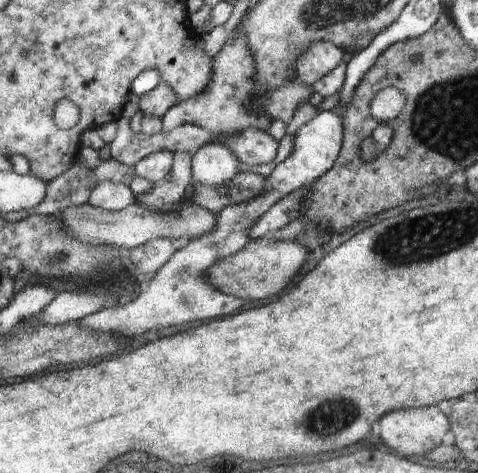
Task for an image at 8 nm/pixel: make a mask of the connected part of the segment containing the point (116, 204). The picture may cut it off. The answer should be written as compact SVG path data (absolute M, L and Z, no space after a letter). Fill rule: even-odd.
M113 181L101 182L93 188L89 203L108 211L120 211L138 202L130 185L115 184Z

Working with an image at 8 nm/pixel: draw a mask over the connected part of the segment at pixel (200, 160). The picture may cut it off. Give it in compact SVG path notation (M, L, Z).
M207 143L192 154L191 172L195 182L217 186L239 173L238 164L229 149L219 143Z

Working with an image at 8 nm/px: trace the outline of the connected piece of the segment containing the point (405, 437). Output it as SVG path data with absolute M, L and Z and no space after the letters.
M436 406L391 412L383 416L379 424L379 440L405 457L409 454L423 455L441 445L441 438L450 429L447 417Z

